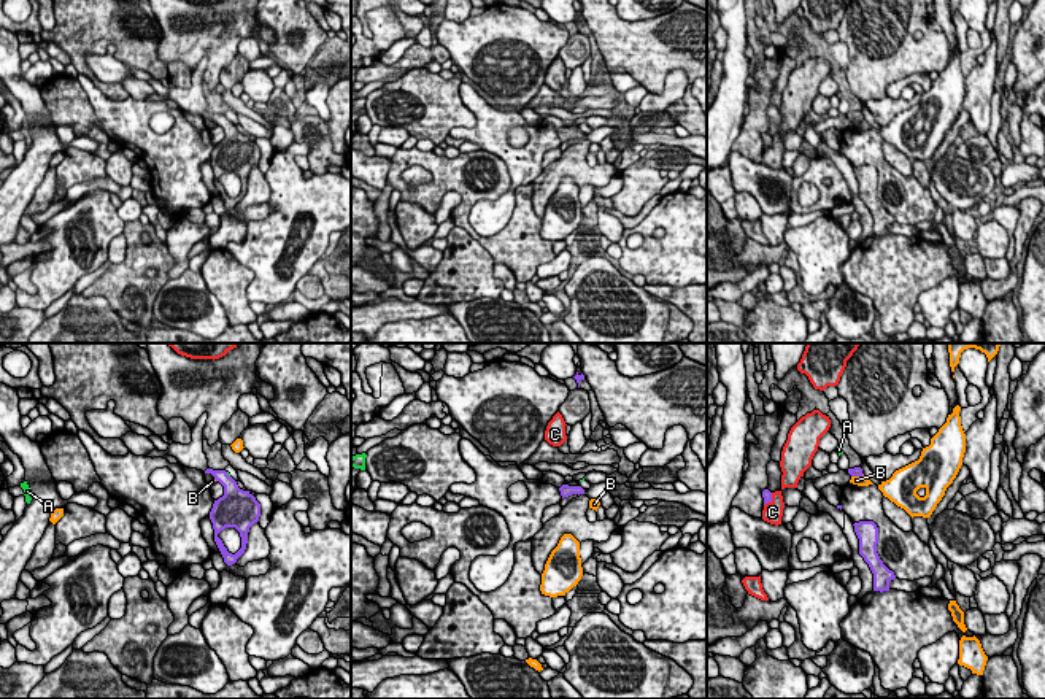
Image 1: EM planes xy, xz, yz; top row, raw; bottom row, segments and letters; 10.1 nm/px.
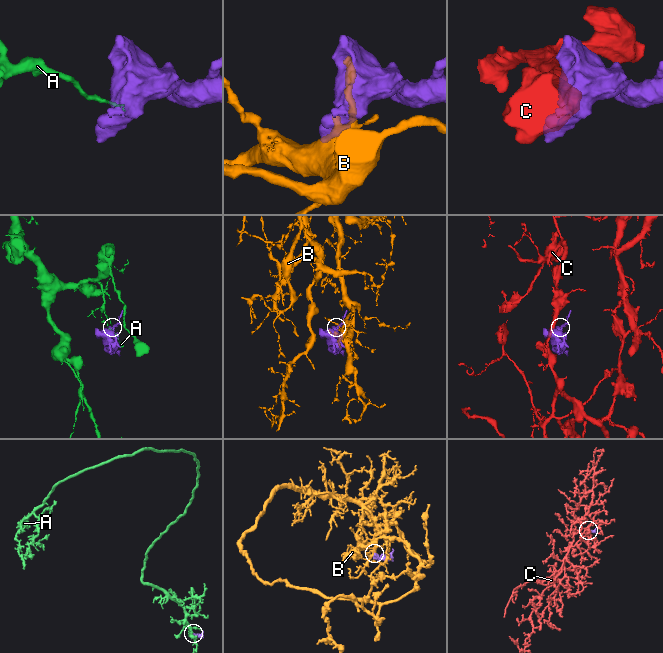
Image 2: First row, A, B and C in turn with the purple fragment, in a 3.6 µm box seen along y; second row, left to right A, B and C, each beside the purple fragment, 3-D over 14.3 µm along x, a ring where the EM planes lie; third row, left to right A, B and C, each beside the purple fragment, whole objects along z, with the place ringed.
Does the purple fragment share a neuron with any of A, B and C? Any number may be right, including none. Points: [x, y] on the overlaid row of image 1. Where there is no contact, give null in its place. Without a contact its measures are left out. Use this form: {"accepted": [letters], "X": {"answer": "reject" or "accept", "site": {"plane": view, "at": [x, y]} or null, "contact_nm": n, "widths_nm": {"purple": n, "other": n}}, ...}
{"accepted": [], "A": {"answer": "reject", "site": {"plane": "xy", "at": [227, 475]}, "contact_nm": 70, "widths_nm": {"purple": 240, "other": 30}}, "B": {"answer": "reject", "site": {"plane": "yz", "at": [856, 475]}, "contact_nm": 130, "widths_nm": {"purple": 100, "other": 100}}, "C": {"answer": "reject", "site": {"plane": "yz", "at": [771, 499]}, "contact_nm": 170, "widths_nm": {"purple": 100, "other": 200}}}

